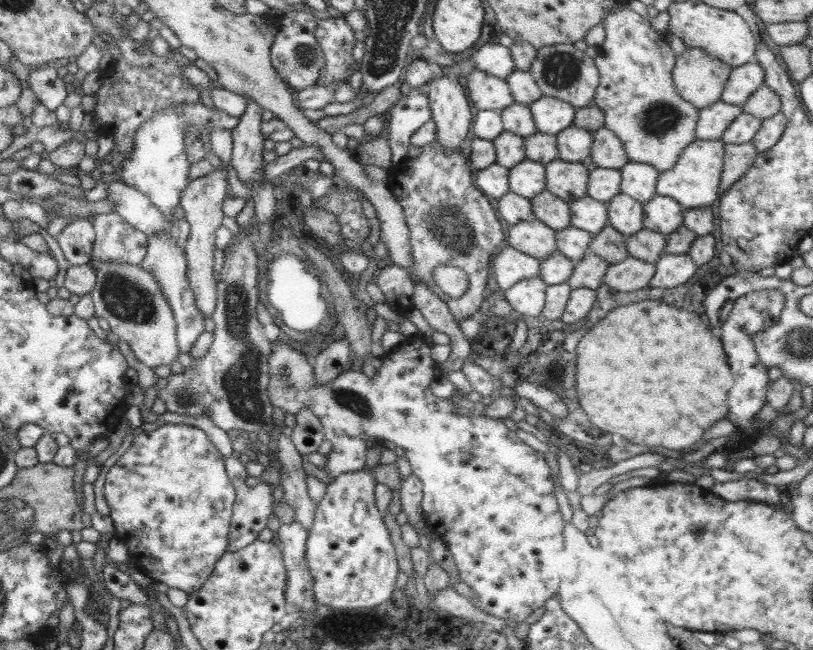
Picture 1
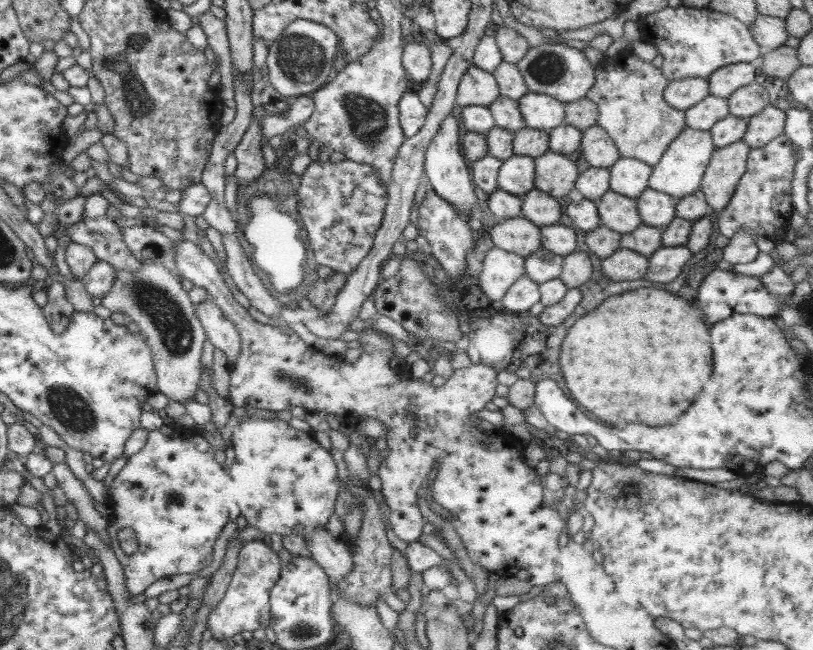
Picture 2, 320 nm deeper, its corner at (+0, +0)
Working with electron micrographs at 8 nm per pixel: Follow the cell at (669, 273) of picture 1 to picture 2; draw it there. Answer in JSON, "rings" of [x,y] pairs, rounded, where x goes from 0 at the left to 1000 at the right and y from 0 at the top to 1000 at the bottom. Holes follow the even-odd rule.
{"rings":[[[840,378],[812,380],[797,397],[793,428],[812,440],[817,434],[827,434],[851,394],[852,389]]]}

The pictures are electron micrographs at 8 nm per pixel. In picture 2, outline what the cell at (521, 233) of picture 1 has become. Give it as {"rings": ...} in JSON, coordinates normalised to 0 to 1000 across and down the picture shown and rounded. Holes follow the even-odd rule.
{"rings":[[[643,334],[621,337],[601,355],[609,380],[645,397],[665,380],[665,351]]]}

